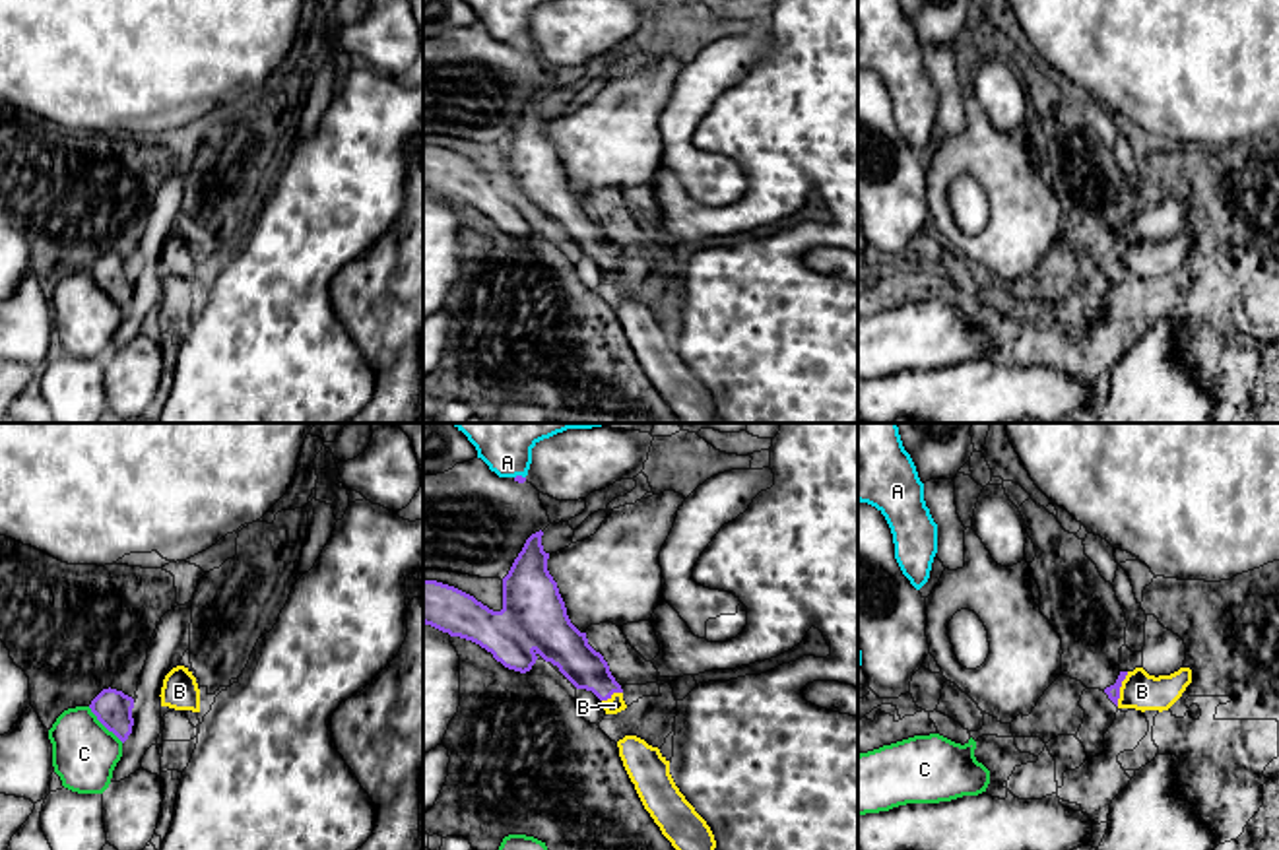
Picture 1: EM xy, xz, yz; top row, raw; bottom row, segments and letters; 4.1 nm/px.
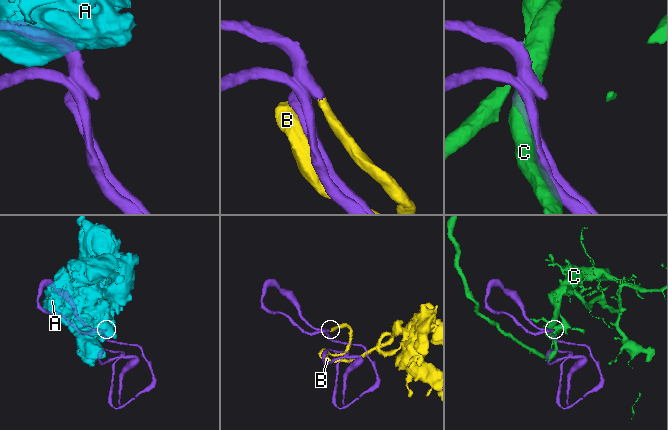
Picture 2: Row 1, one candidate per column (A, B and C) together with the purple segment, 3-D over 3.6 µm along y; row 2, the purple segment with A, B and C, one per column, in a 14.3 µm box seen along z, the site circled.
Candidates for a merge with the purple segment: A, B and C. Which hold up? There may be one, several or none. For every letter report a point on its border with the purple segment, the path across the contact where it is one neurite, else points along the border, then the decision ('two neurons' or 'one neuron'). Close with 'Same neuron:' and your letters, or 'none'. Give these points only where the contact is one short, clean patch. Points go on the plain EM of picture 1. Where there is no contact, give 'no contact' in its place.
A: contact xz (519, 41); border xz (524, 41), (515, 43); two neurons
B: contact yz (1118, 255); one neuron
C: contact xy (105, 292); two neurons
Same neuron: B

